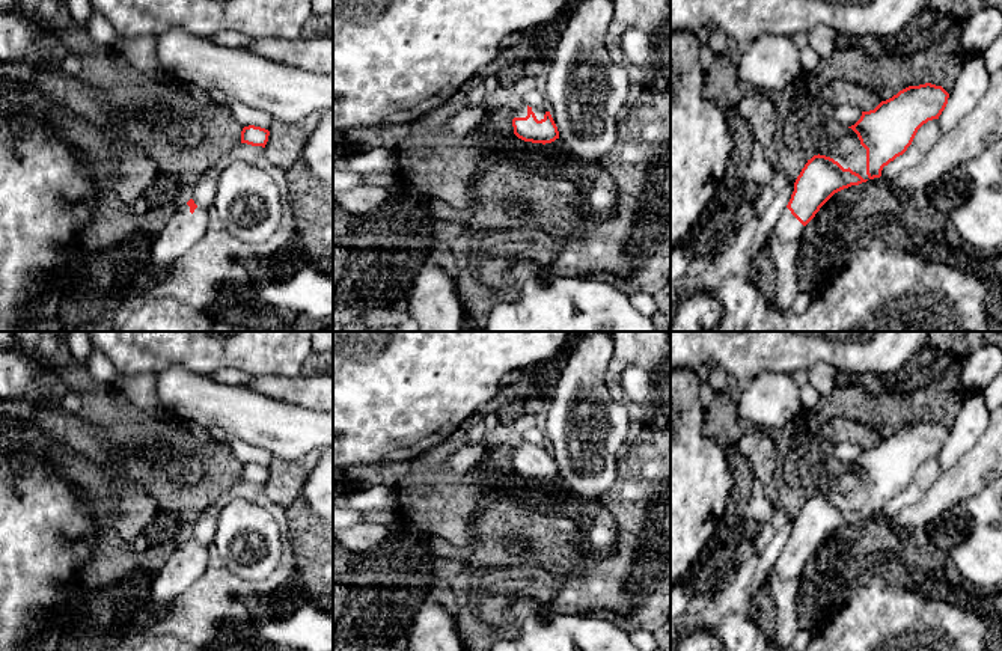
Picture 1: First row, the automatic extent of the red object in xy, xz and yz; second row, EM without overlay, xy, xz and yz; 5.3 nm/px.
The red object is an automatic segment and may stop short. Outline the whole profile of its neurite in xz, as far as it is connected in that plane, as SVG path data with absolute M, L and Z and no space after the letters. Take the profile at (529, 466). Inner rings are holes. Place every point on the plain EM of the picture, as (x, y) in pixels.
M527 442L514 449L512 464L514 472L524 479L545 482L559 476L559 469L550 449L529 445Z

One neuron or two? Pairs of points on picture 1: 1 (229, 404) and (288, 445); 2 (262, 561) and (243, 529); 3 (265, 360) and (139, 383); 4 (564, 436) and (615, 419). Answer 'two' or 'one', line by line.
1: one
2: one
3: two
4: one

